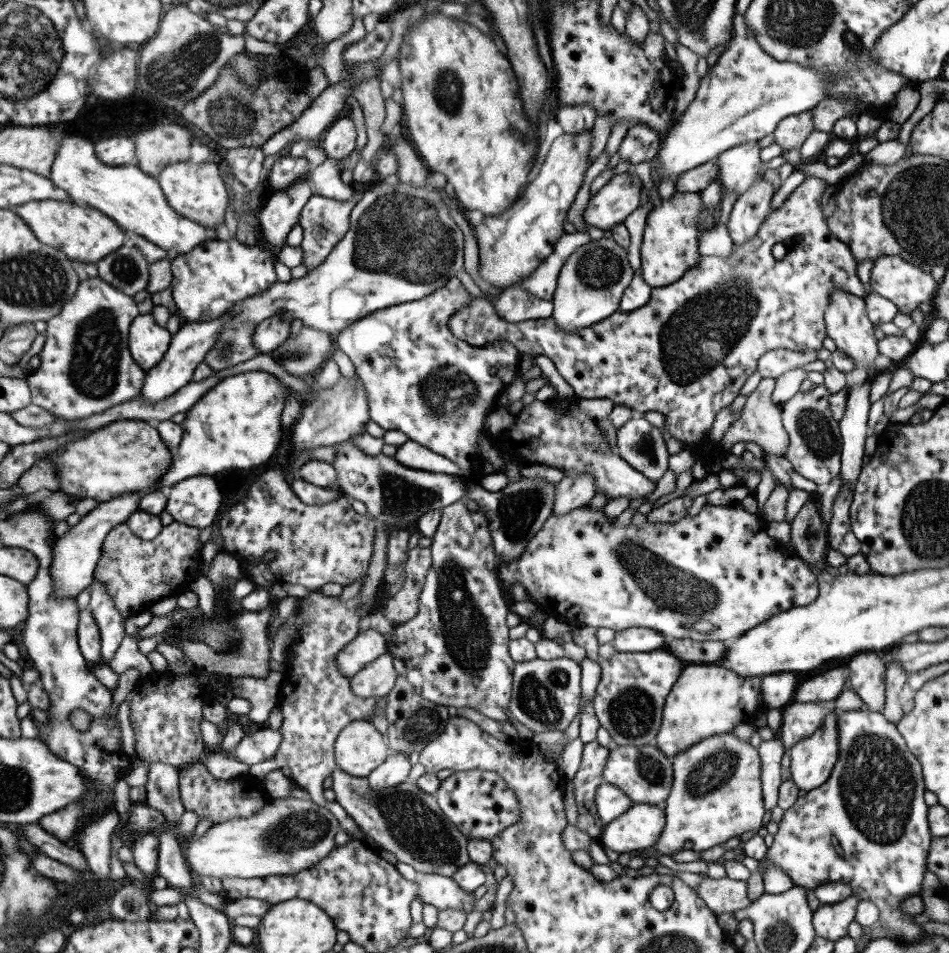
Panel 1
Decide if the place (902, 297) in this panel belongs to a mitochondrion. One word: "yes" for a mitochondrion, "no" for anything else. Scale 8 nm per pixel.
no

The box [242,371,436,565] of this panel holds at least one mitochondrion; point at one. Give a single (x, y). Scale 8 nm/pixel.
(397, 497)

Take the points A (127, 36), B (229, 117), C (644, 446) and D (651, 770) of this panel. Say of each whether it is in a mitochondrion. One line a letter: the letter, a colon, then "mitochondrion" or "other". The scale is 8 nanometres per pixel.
A: other
B: mitochondrion
C: mitochondrion
D: mitochondrion

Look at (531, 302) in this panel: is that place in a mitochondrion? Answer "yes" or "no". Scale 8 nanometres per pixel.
no

